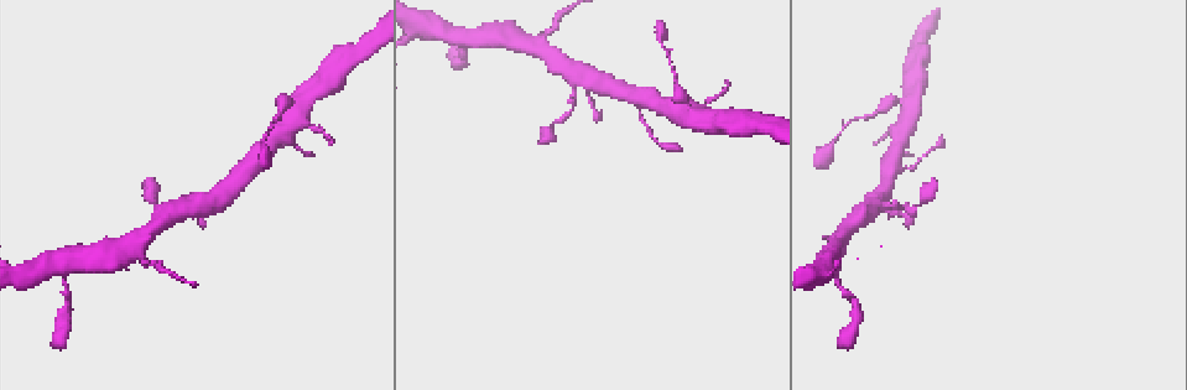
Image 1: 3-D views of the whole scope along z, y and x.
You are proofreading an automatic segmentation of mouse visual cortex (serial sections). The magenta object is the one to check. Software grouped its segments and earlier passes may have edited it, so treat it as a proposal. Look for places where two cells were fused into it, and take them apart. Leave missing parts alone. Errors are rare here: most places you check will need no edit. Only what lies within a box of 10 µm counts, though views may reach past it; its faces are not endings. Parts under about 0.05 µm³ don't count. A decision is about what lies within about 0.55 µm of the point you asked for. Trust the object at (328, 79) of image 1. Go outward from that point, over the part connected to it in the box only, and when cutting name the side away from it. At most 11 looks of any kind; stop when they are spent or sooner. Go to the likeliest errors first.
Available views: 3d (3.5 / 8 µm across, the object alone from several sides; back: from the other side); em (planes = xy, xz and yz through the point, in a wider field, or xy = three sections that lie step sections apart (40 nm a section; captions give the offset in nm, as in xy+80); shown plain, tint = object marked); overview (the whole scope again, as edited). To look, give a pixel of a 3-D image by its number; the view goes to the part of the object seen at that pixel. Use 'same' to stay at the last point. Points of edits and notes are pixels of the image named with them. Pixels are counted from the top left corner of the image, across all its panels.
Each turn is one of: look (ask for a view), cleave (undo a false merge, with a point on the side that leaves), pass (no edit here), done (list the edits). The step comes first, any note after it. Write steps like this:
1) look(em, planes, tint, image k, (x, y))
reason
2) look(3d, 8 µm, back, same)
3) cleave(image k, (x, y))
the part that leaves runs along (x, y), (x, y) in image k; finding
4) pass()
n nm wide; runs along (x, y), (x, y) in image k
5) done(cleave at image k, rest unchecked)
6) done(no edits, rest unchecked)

look(3d, 3.5 µm, image 1, (909, 107))
abrupt turn

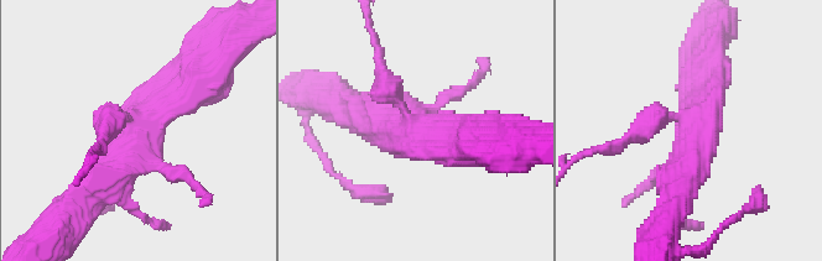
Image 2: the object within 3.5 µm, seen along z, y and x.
look(em, xy, step 2, tint, image 2, (140, 131))

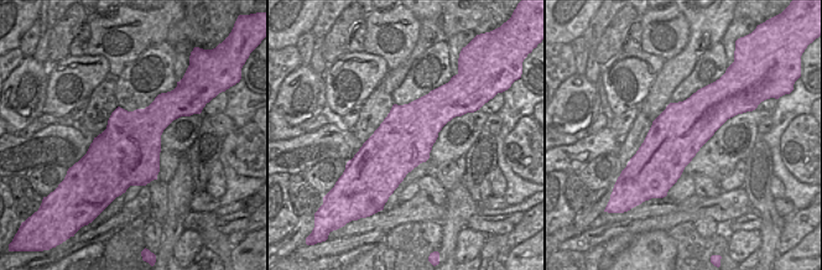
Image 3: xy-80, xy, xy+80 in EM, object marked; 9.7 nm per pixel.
cleave(image 2, (653, 124))
550 nm wide; the part that leaves runs along (676, 116), (588, 151) in image 2; a second cell is stuck on

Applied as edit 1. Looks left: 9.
look(3d, 3.5 µm, back, image 1, (643, 96))

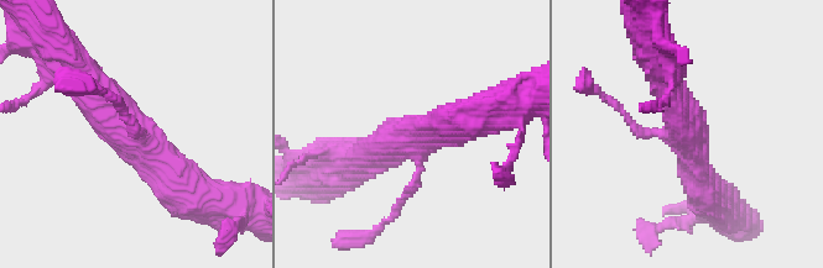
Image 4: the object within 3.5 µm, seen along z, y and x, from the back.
look(em, xy, step 3, tint, image 4, (407, 136))
shape alone is not enough

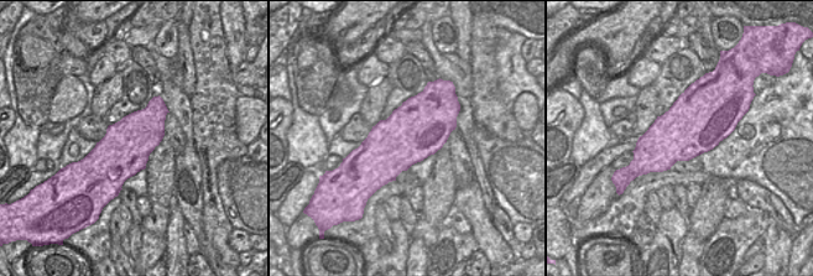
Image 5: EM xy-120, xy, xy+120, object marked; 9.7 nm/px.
look(em, xy, step 5, tint, same)

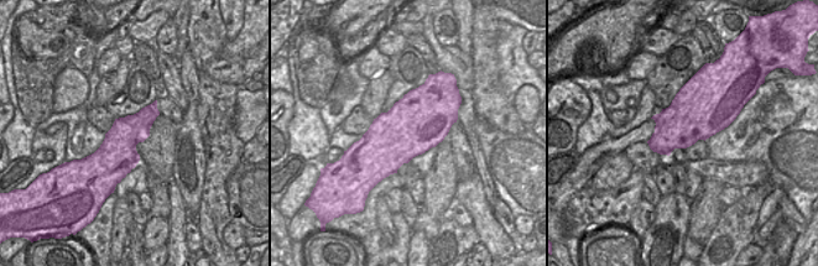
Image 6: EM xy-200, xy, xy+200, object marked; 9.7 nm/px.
pass()
runs along (82, 74), (108, 113), (192, 188) in image 4; continuous, no second cell

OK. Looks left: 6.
look(3d, 3.5 µm, image 1, (534, 48))
abrupt turn

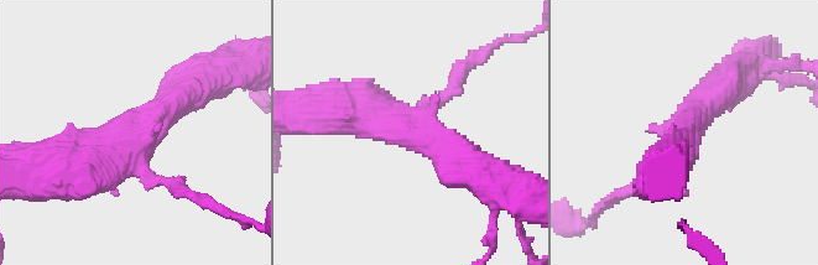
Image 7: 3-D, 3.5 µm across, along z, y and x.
look(em, xy, step 3, tint, image 7, (131, 139))
3 arms; arms of 150, 450, 600 nm; now the EM

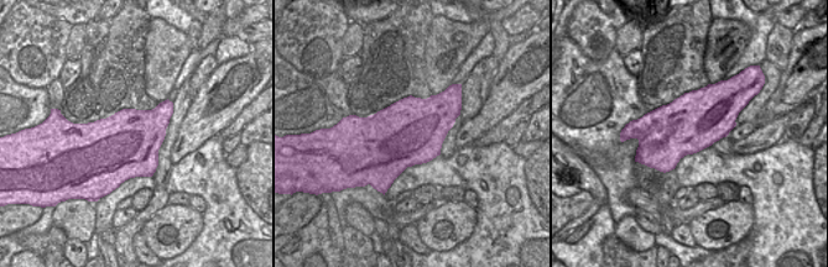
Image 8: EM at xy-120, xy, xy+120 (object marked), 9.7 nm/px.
pass()
runs along (187, 91), (93, 166), (58, 166) in image 7; all the same cell

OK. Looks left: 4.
look(3d, 8 µm, back, image 1, (837, 274))
abrupt turn

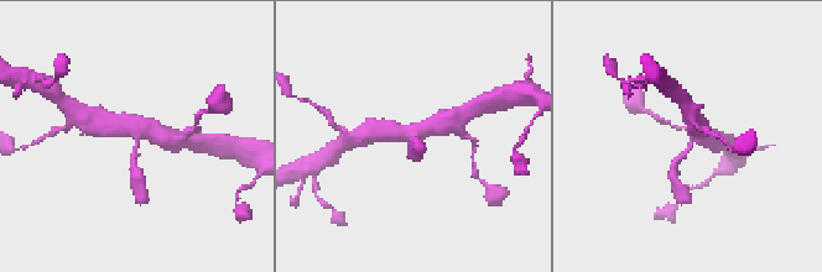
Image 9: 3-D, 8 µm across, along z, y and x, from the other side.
look(3d, 3.5 µm, same)
zoom in

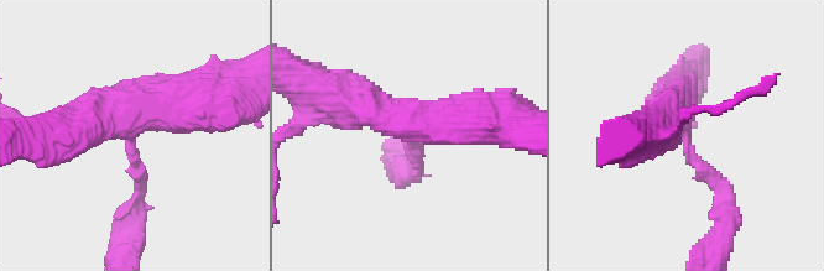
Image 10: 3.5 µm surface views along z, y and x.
look(em, planes, tint, image 10, (685, 135))

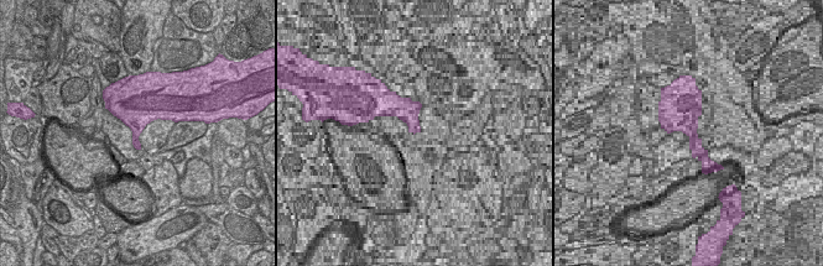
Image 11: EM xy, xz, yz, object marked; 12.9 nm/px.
pass()
arms of 150, 600, 600 nm; runs along (209, 99), (57, 133) in image 10; all the same cell

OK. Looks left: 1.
done(cleave at image 2, rest unchecked)

